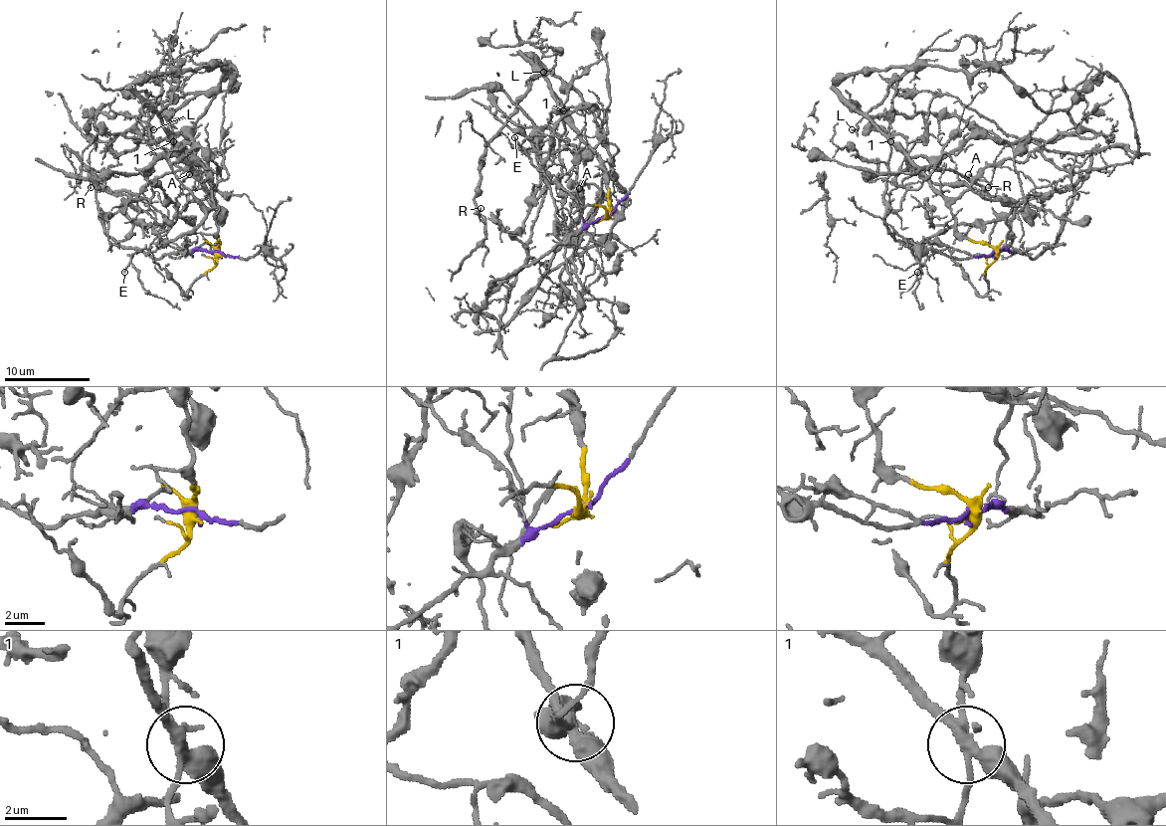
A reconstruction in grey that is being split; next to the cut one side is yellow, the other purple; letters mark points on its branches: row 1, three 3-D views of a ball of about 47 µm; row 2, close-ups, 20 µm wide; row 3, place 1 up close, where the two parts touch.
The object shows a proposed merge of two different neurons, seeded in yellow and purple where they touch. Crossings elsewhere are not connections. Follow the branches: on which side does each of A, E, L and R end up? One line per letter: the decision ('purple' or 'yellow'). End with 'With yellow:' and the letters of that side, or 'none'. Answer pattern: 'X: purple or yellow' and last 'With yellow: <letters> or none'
A: yellow
E: yellow
L: yellow
R: yellow
With yellow: A, E, L, R

